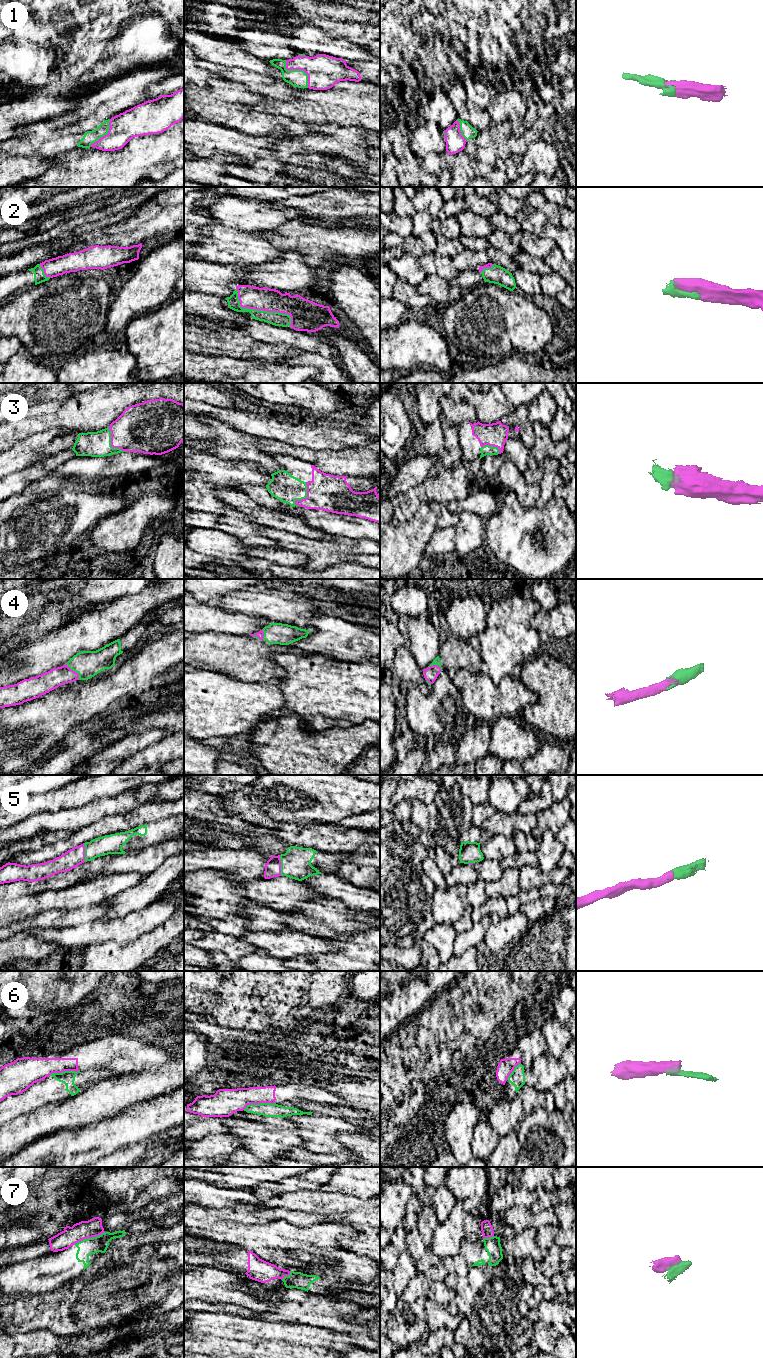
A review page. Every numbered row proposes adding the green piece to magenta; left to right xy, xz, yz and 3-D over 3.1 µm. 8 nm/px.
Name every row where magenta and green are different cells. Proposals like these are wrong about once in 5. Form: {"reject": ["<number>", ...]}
{"reject": ["6", "7"]}

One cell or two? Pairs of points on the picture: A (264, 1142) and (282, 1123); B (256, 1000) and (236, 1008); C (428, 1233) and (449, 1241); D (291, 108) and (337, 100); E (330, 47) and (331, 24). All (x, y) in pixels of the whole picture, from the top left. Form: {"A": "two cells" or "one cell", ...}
{"A": "two cells", "B": "two cells", "C": "two cells", "D": "one cell", "E": "two cells"}

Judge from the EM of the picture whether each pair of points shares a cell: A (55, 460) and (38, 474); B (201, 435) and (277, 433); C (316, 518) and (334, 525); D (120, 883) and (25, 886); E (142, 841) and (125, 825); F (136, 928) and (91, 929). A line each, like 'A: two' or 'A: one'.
A: one
B: two
C: one
D: two
E: two
F: one

